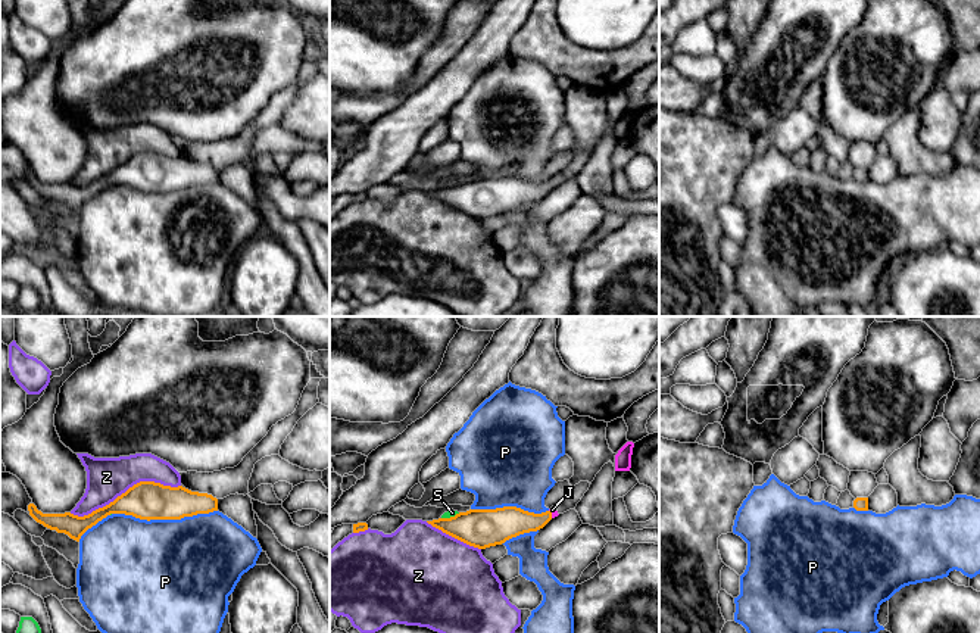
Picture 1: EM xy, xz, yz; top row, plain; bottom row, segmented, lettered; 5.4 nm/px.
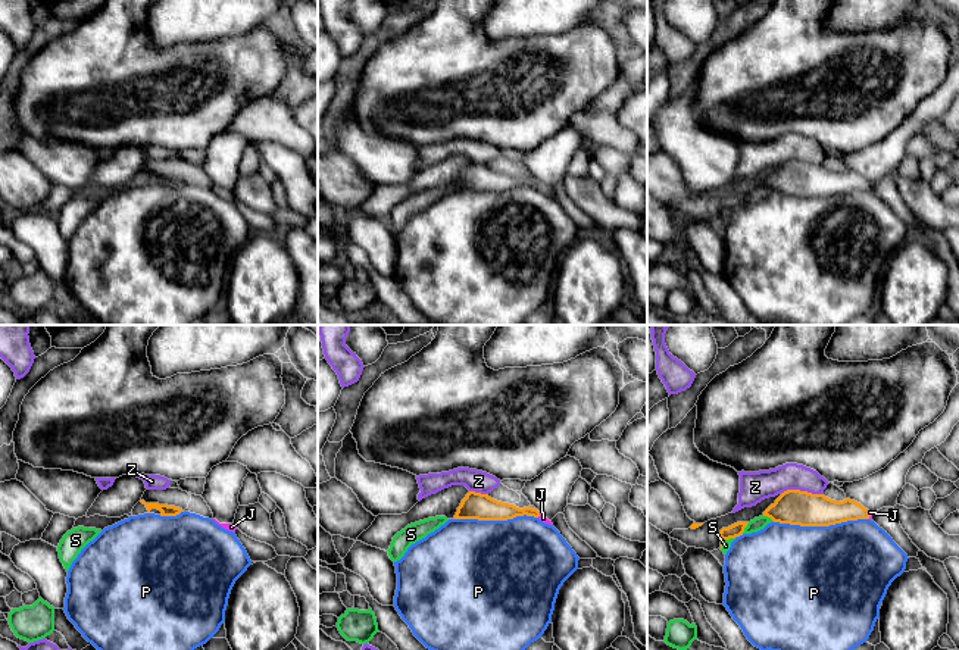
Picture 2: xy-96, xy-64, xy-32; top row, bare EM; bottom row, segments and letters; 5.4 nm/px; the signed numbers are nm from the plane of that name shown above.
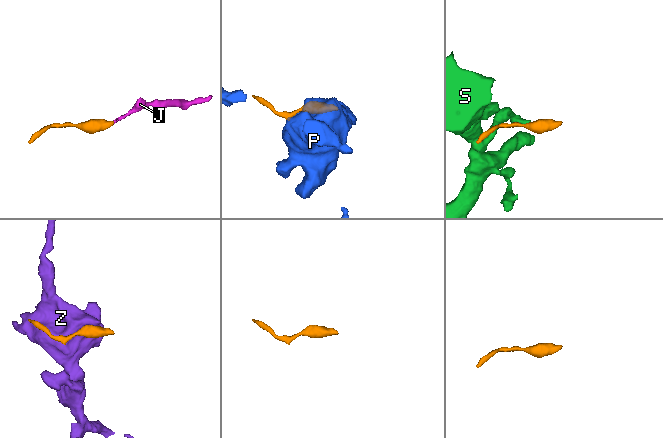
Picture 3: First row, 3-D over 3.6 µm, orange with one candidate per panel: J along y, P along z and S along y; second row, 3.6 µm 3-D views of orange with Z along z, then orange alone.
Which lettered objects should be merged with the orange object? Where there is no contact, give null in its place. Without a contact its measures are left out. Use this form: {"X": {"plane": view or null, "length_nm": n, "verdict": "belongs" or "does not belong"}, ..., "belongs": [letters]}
{"J": {"plane": "xz", "length_nm": 50, "verdict": "belongs"}, "P": {"plane": "xy", "length_nm": 600, "verdict": "does not belong"}, "S": {"plane": "xz", "length_nm": 110, "verdict": "does not belong"}, "Z": {"plane": "xy", "length_nm": 650, "verdict": "does not belong"}, "belongs": ["J"]}

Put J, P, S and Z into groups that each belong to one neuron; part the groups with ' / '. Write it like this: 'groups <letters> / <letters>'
groups J / P / S / Z

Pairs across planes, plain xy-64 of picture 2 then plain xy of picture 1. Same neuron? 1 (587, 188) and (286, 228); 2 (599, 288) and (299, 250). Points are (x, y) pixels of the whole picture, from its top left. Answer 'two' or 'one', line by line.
1: two
2: two

